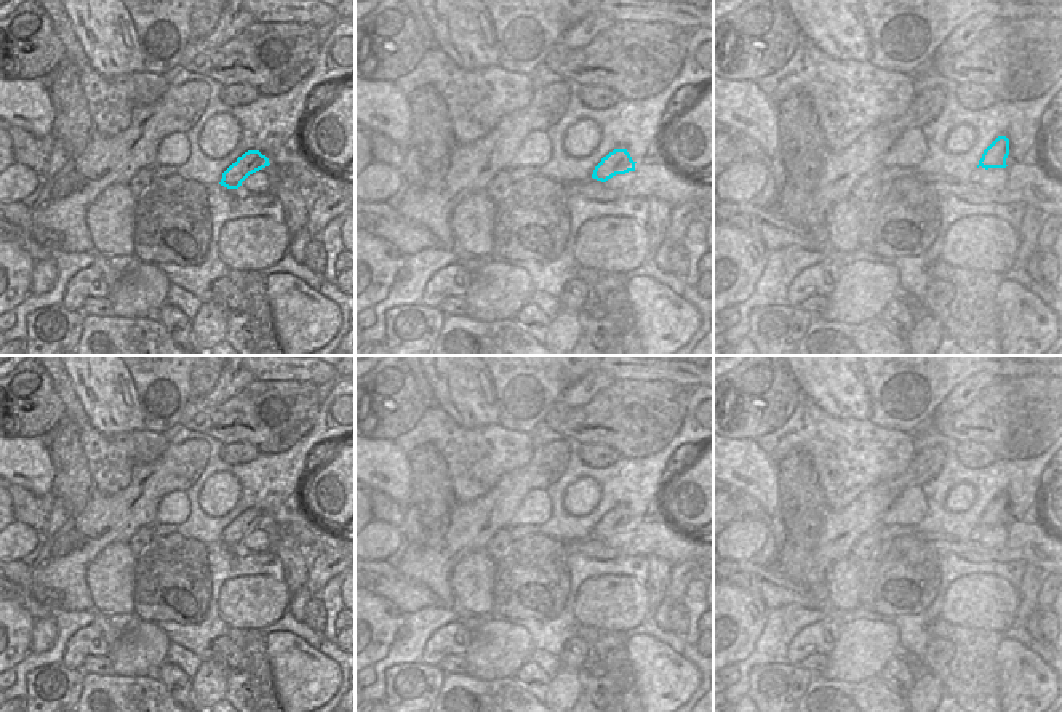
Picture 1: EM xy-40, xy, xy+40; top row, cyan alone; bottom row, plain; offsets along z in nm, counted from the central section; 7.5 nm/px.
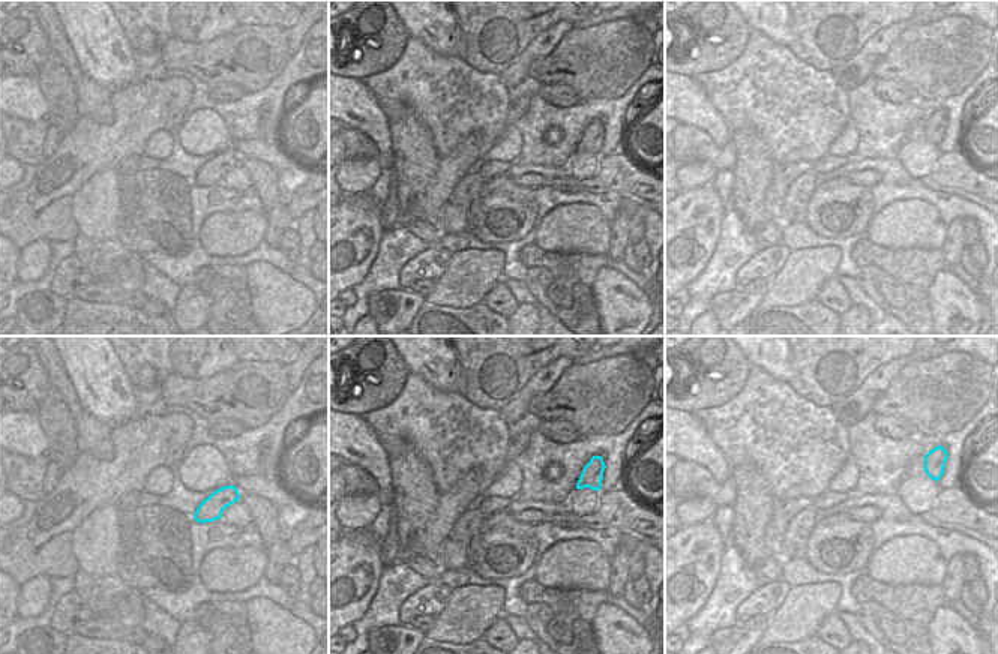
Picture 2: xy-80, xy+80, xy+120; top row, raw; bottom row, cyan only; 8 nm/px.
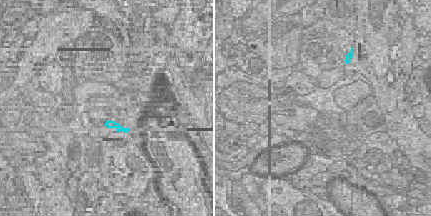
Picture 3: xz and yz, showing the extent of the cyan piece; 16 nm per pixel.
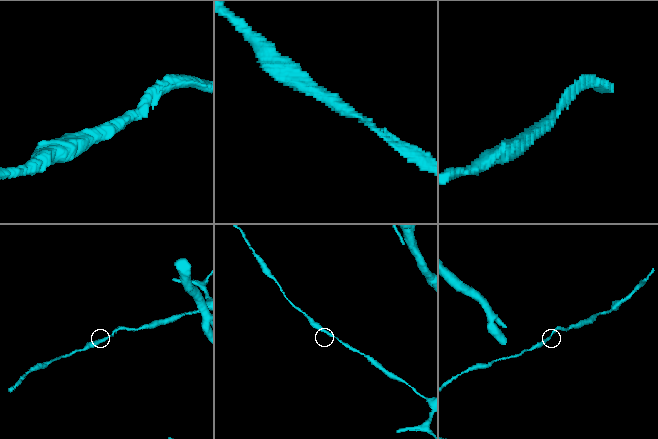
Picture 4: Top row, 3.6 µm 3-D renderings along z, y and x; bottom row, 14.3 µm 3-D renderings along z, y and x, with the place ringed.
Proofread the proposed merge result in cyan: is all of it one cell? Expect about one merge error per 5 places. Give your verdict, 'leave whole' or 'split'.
leave whole

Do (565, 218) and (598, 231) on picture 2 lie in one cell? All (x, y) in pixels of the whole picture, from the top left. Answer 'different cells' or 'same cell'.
same cell

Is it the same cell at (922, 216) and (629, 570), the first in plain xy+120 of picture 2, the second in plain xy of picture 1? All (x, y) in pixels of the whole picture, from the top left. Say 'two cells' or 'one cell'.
two cells

